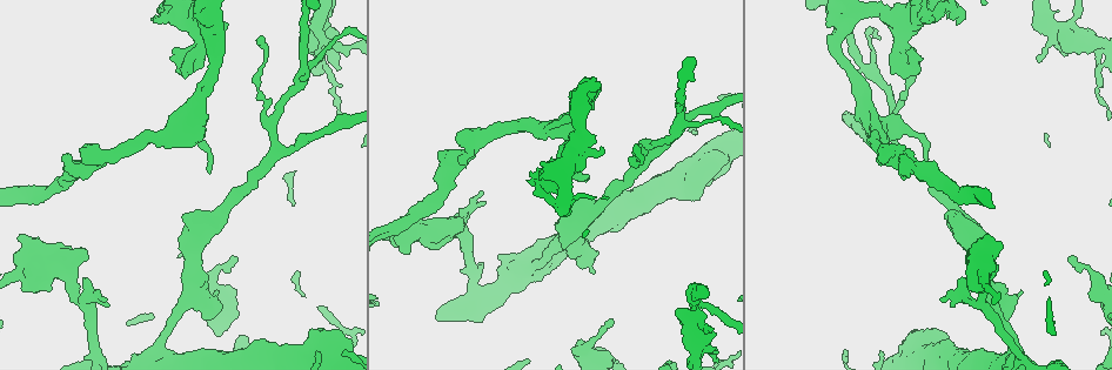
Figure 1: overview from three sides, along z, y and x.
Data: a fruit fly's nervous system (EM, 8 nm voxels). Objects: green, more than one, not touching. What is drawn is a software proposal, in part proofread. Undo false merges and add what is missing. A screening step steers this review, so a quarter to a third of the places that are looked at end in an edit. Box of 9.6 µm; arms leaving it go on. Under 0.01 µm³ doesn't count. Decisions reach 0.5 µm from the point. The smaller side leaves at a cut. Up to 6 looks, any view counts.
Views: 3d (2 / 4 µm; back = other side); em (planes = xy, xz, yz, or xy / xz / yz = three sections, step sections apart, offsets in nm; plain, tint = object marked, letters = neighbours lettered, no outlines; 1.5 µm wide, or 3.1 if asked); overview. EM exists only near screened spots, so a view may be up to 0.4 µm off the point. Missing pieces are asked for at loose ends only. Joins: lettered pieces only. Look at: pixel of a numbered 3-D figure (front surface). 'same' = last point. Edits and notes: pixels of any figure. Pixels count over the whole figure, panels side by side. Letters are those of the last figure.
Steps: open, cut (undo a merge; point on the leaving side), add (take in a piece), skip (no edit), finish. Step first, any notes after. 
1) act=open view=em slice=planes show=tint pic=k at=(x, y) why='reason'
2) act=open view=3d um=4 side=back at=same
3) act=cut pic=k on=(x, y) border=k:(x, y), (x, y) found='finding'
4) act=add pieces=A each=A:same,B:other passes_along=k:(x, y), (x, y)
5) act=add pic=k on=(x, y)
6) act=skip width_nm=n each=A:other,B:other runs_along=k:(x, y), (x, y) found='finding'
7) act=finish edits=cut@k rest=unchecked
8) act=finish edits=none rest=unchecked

act=open view=3d um=2 pic=1 at=(209, 171) why='branch stops here'

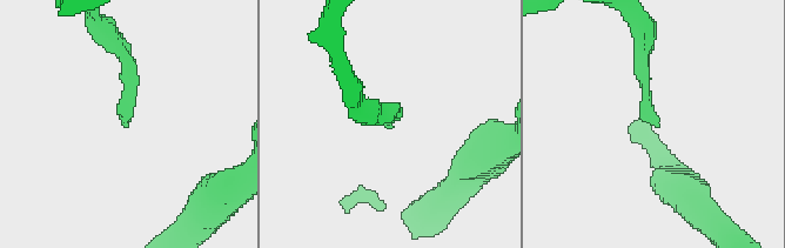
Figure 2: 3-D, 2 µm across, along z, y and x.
act=open view=em slice=xz step=8 show=letters pic=2 at=(125, 123)

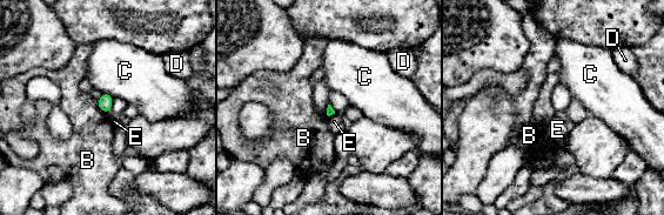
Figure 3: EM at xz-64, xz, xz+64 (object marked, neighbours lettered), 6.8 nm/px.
act=open view=em slice=planes show=letters at=same

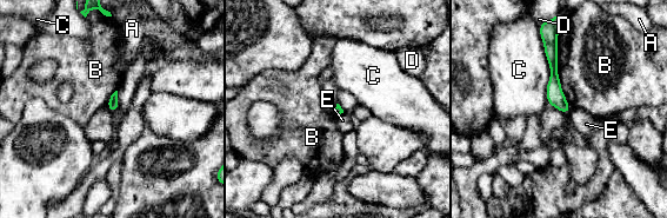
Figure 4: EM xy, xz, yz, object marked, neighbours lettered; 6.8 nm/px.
act=skip each=A:other,B:other,C:other,D:other,E:other border=4:(559, 27), (557, 72), (571, 107) found='none of them fits'

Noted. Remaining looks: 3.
act=open view=em slice=yz step=8 show=letters pic=1 at=(171, 60)

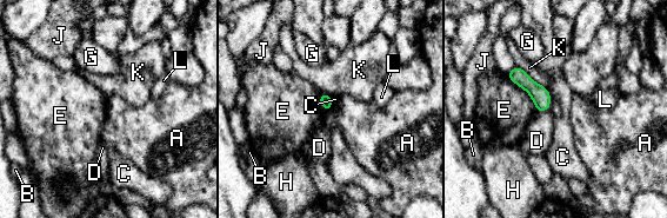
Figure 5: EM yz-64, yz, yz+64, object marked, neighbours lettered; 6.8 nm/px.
act=open view=em slice=xz step=4 show=letters at=same

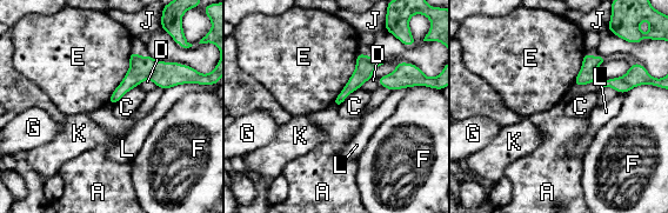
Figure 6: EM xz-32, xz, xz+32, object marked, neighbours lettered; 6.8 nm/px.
act=skip each=A:other,C:other,D:other,E:other,F:other,G:other,J:other,K:other,L:other runs_along=6:(178, 75), (138, 73), (112, 101) found='no lettered piece goes on from it'

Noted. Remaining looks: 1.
act=finish edits=none rest=unchecked

